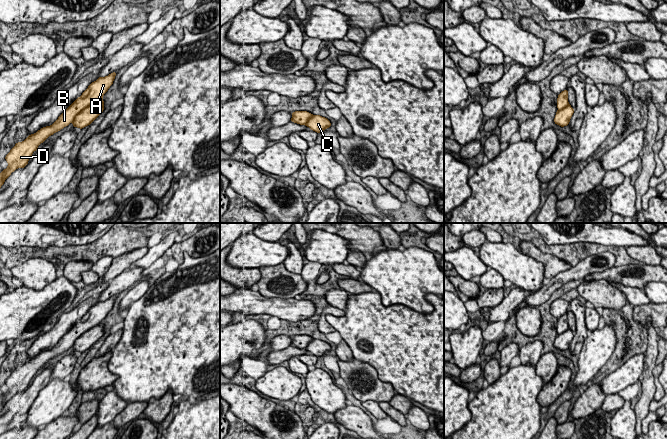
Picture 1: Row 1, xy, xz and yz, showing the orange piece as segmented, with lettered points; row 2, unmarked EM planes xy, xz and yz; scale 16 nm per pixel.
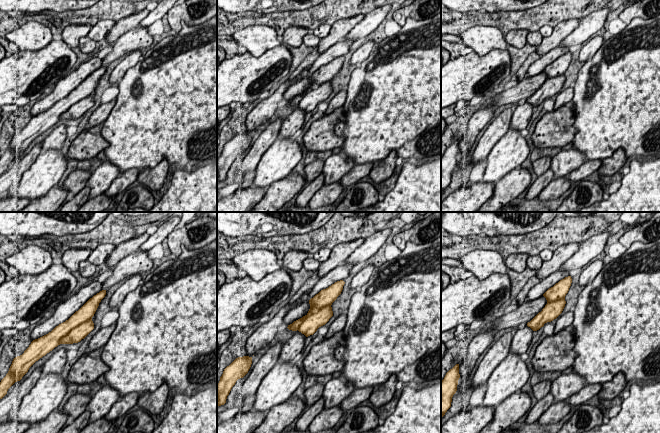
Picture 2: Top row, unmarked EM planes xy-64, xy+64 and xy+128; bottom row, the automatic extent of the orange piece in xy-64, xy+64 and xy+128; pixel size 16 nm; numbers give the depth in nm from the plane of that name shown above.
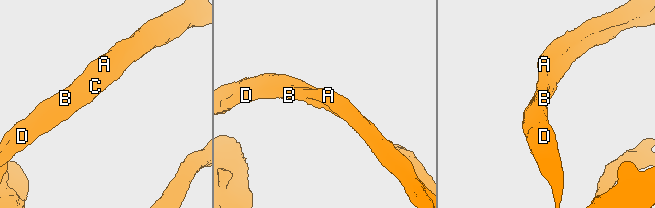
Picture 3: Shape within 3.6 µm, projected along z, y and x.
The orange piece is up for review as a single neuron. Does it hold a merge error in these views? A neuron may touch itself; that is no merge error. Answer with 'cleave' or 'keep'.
cleave

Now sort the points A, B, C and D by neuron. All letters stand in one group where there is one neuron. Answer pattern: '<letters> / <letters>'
A B D / C

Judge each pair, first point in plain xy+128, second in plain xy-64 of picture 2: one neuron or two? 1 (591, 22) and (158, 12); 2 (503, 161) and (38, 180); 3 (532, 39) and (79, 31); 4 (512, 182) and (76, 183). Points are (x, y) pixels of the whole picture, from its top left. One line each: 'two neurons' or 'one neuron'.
1: one neuron
2: one neuron
3: two neurons
4: two neurons

